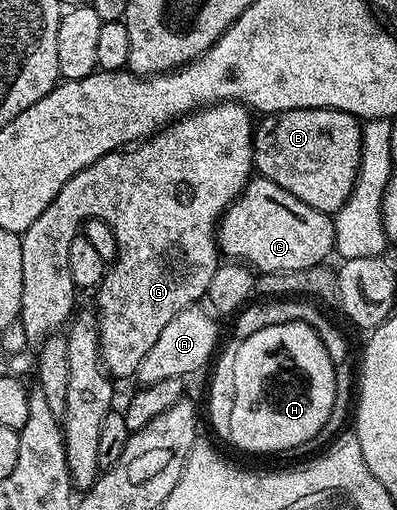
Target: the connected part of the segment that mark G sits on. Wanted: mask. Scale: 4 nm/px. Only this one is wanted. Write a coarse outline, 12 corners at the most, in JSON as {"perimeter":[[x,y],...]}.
{"perimeter":[[217,102],[74,174],[20,236],[28,344],[69,323],[70,242],[114,230],[100,359],[135,377],[205,299],[254,116]]}

